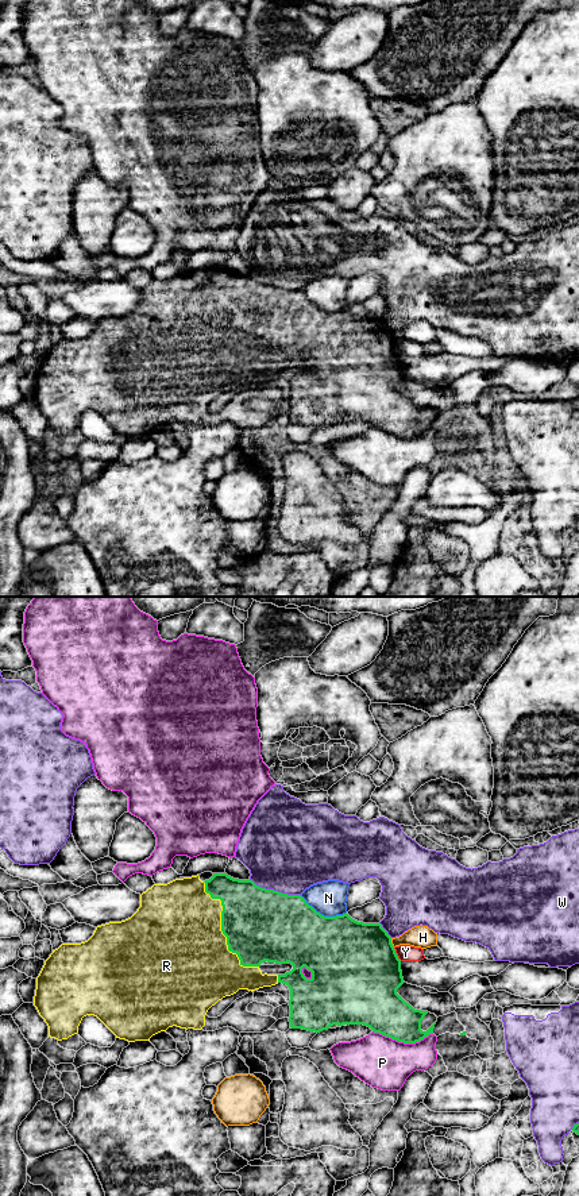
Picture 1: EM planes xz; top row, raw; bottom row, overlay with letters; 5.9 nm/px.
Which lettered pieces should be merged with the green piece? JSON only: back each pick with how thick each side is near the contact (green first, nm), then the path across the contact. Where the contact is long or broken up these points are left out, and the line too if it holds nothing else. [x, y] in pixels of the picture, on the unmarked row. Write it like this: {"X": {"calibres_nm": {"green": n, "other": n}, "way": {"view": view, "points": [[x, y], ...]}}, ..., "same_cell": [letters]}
{"R": {"calibres_nm": {"green": 440, "other": 500}}, "same_cell": ["R"]}

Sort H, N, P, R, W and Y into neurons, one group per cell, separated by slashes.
H / N / P / R / W / Y

